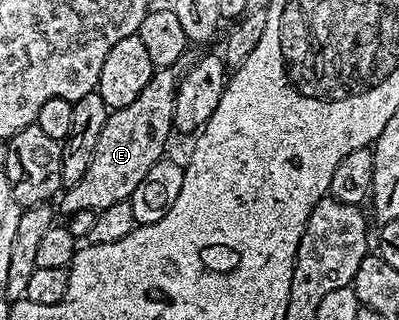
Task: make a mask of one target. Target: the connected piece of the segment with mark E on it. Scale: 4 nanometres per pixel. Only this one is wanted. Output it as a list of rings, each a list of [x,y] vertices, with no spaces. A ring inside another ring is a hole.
[[[179,60],[171,67],[156,70],[147,87],[139,91],[139,96],[132,103],[110,112],[107,123],[103,123],[95,155],[91,155],[91,167],[87,167],[87,175],[60,194],[59,202],[65,215],[75,214],[80,209],[106,209],[111,207],[111,203],[128,201],[135,187],[139,187],[143,175],[147,175],[147,171],[151,171],[151,167],[155,167],[155,163],[166,156],[165,144],[169,141],[169,133],[174,132],[177,88],[185,78],[186,68],[186,62]]]

